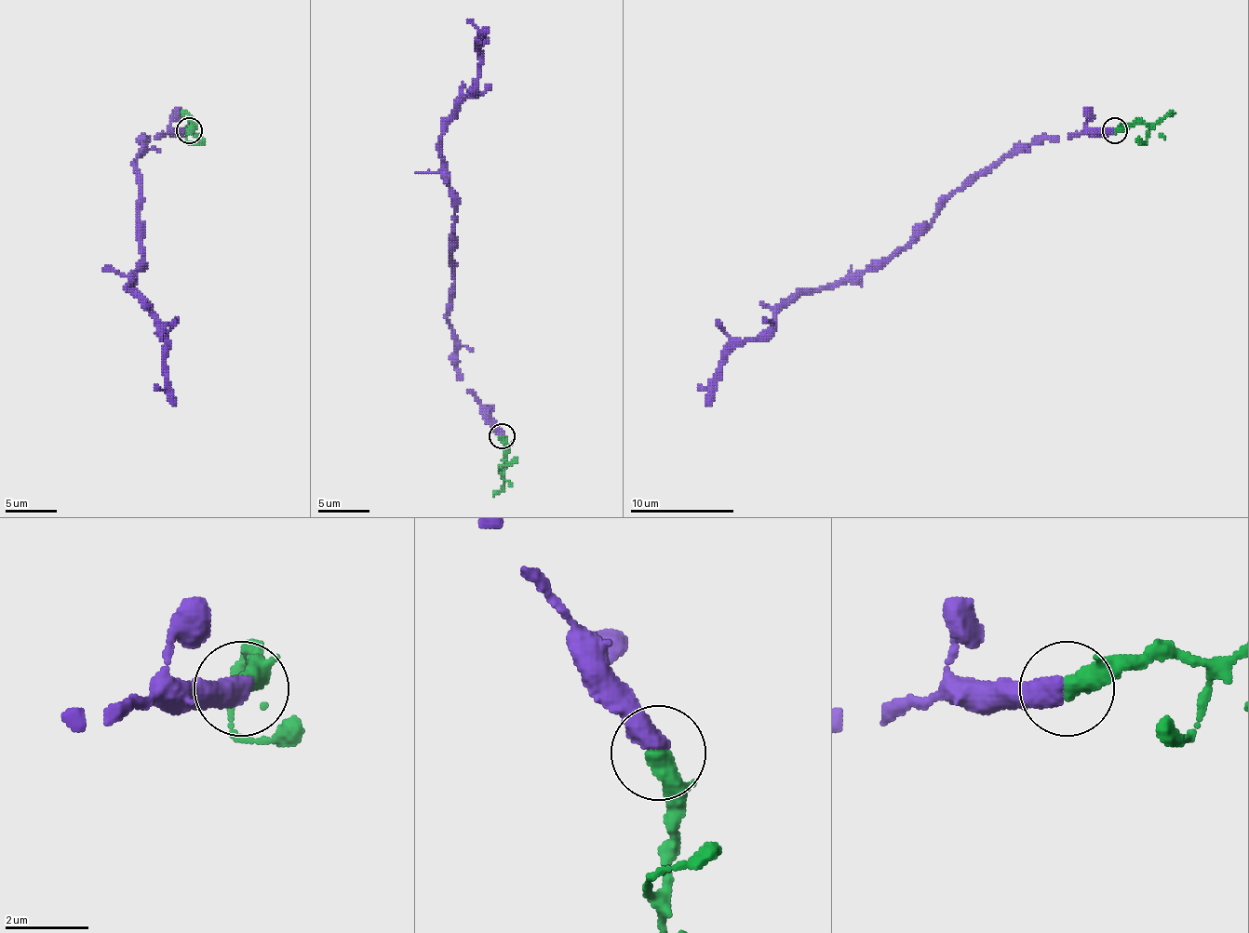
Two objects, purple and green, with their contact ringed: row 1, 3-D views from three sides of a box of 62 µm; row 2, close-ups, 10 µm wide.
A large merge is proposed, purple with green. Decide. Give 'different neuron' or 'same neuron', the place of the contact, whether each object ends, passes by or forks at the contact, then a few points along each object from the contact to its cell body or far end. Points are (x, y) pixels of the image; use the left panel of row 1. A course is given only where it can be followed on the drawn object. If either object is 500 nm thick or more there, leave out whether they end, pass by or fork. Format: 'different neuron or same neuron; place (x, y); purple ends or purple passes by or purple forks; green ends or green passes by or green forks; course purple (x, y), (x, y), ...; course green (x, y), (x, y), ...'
same neuron; place (189, 130); course purple (188, 131), (147, 136), (134, 162), (141, 188), (141, 260), (128, 289), (154, 314), (167, 340), (173, 406); course green (188, 131), (191, 124), (188, 141), (204, 139)

